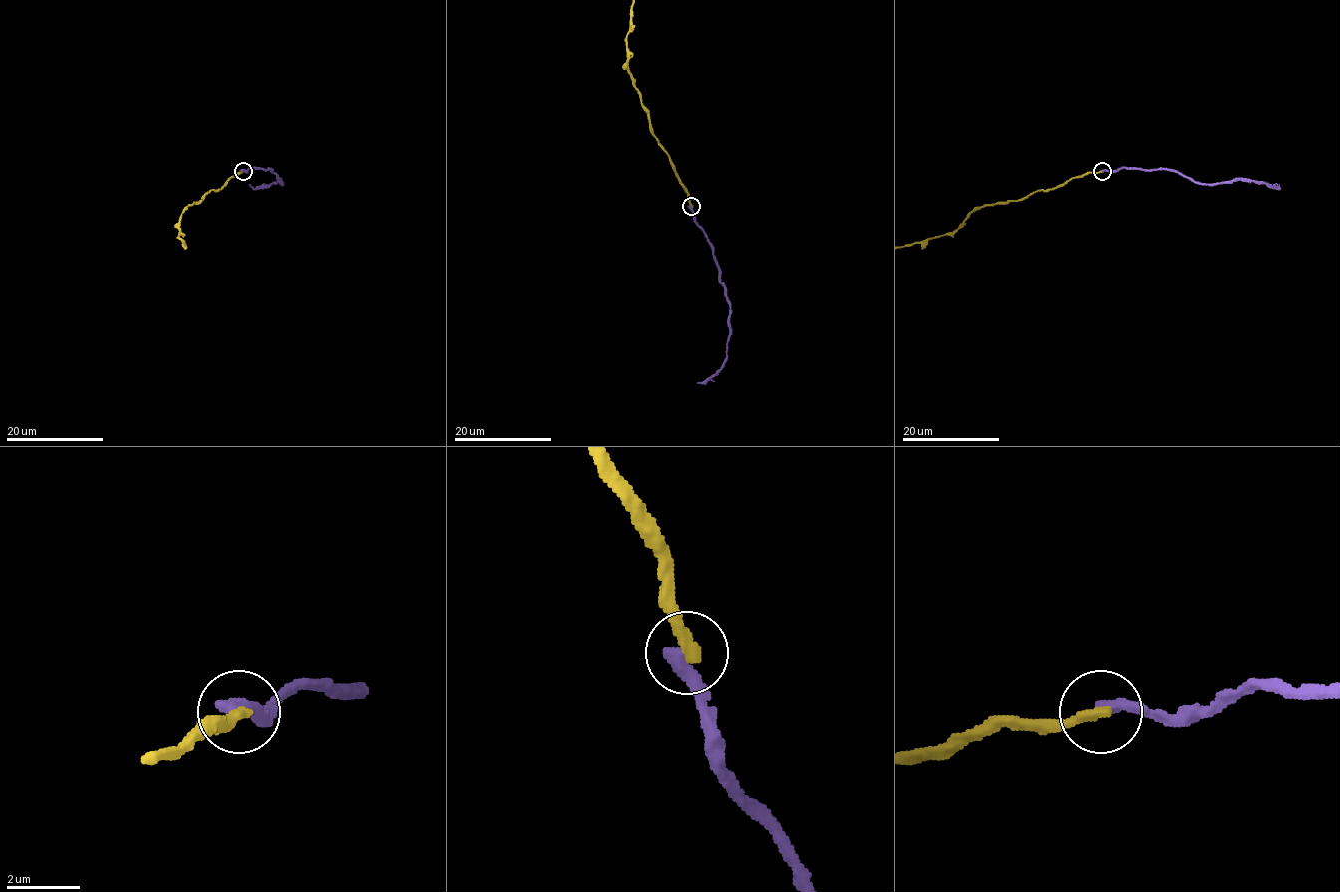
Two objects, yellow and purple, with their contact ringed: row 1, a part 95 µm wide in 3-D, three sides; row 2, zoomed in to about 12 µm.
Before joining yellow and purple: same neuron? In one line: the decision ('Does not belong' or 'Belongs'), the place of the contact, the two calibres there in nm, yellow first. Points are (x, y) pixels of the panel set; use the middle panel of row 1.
Does not belong. Place: (691, 206). Thickness 320 nm (yellow) against 400 nm

